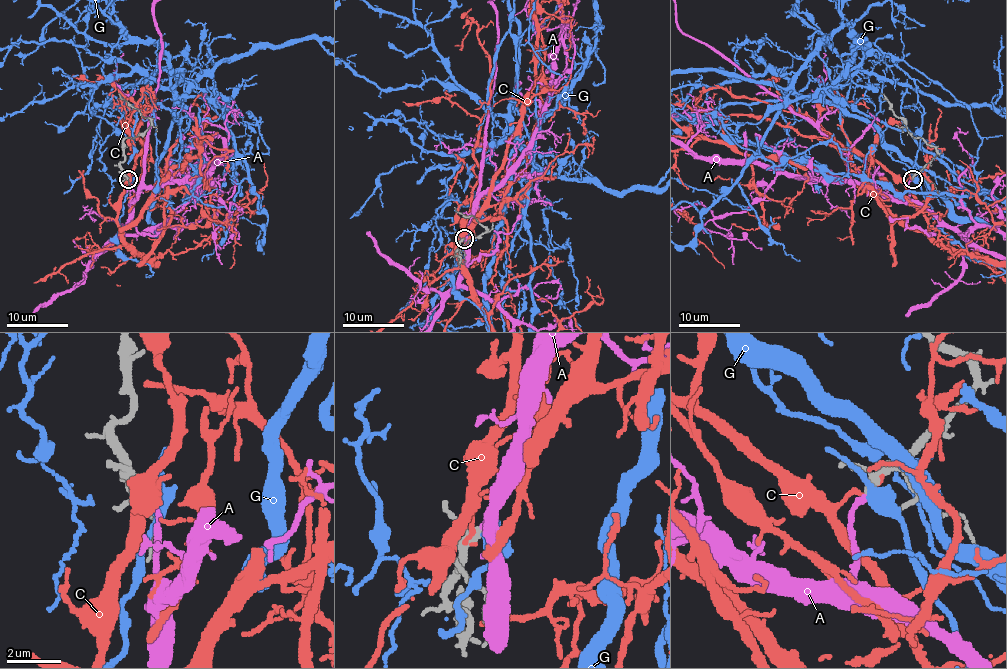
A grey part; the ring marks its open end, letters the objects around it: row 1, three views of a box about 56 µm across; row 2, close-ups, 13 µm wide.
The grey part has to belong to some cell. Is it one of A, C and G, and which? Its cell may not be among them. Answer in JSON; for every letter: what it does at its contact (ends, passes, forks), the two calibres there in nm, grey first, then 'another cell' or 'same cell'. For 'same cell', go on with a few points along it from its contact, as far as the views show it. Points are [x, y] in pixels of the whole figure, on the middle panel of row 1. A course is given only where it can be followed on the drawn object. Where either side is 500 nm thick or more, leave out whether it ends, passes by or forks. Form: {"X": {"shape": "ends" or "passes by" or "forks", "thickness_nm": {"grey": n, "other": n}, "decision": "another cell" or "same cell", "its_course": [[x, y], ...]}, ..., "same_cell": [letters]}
{"A": {"shape": "ends", "thickness_nm": {"grey": 280, "other": 220}, "decision": "same cell"}, "C": {"shape": "ends", "thickness_nm": {"grey": 360, "other": 200}, "decision": "another cell"}, "G": {"shape": "forks", "thickness_nm": {"grey": 280, "other": 360}, "decision": "another cell"}, "same_cell": ["A"]}

